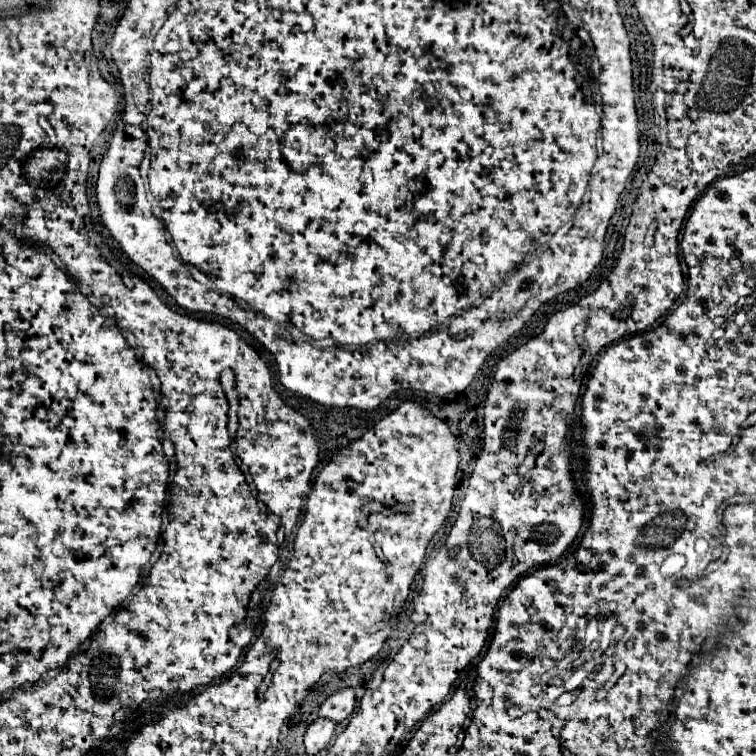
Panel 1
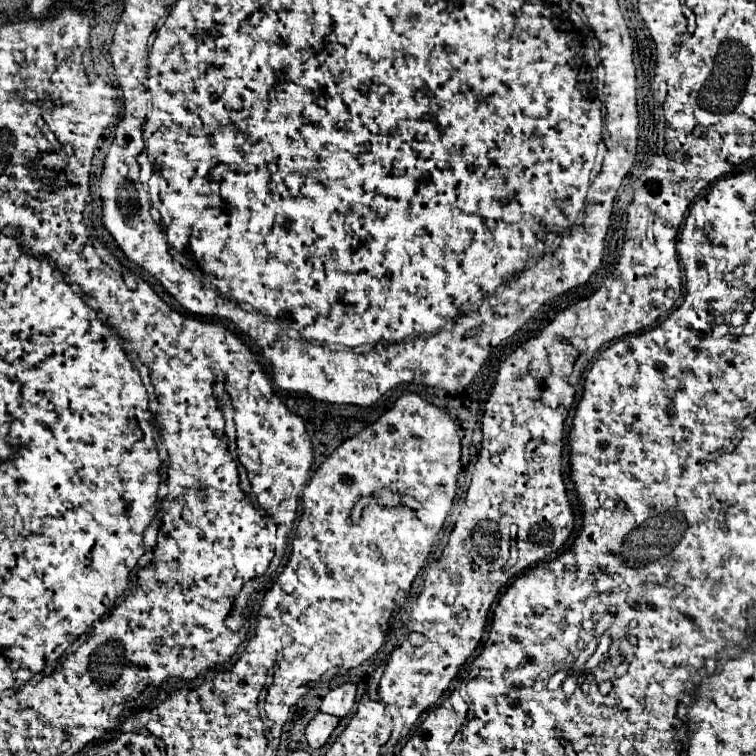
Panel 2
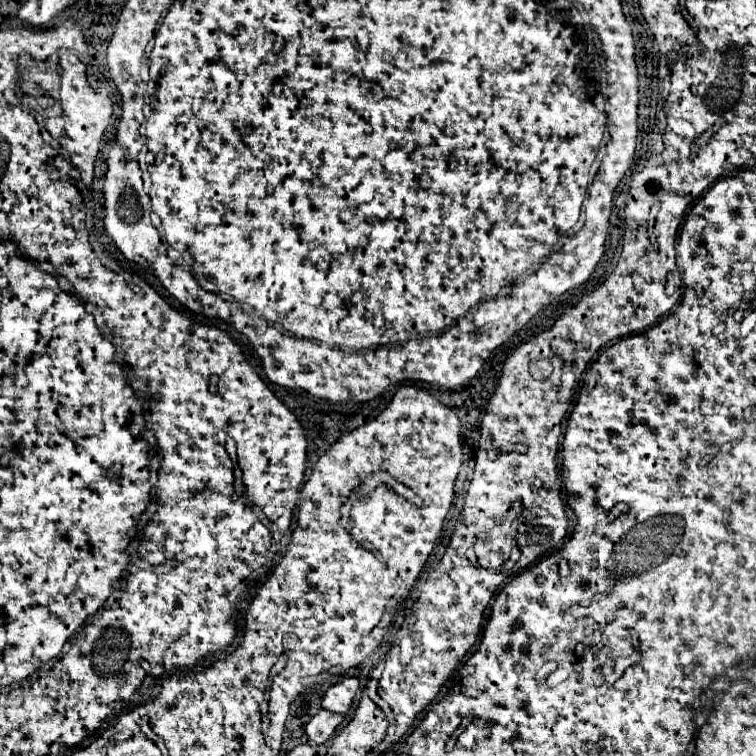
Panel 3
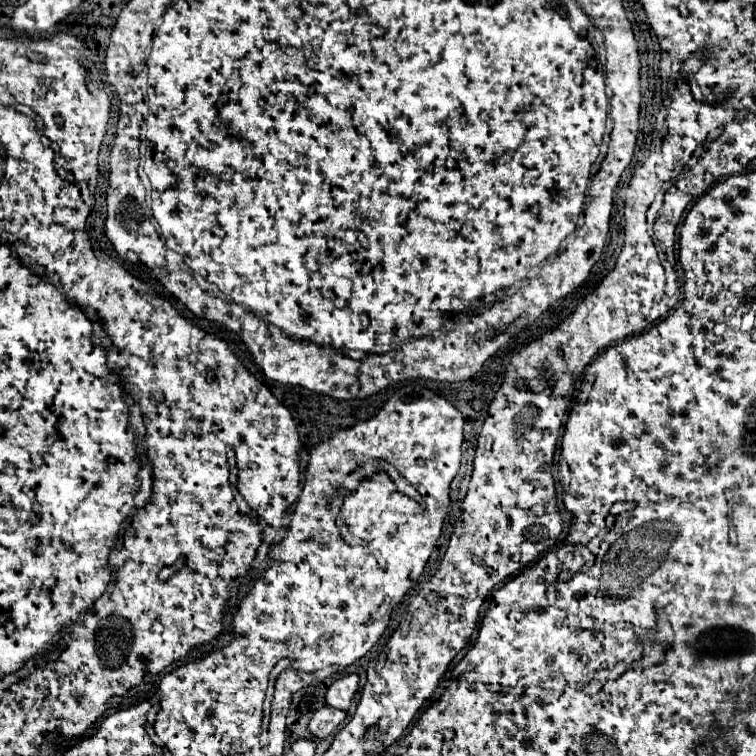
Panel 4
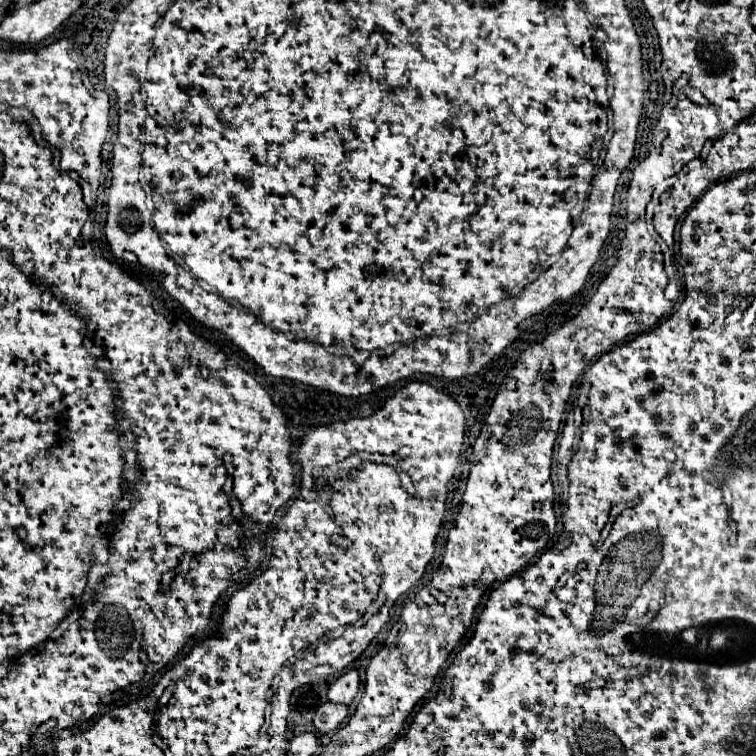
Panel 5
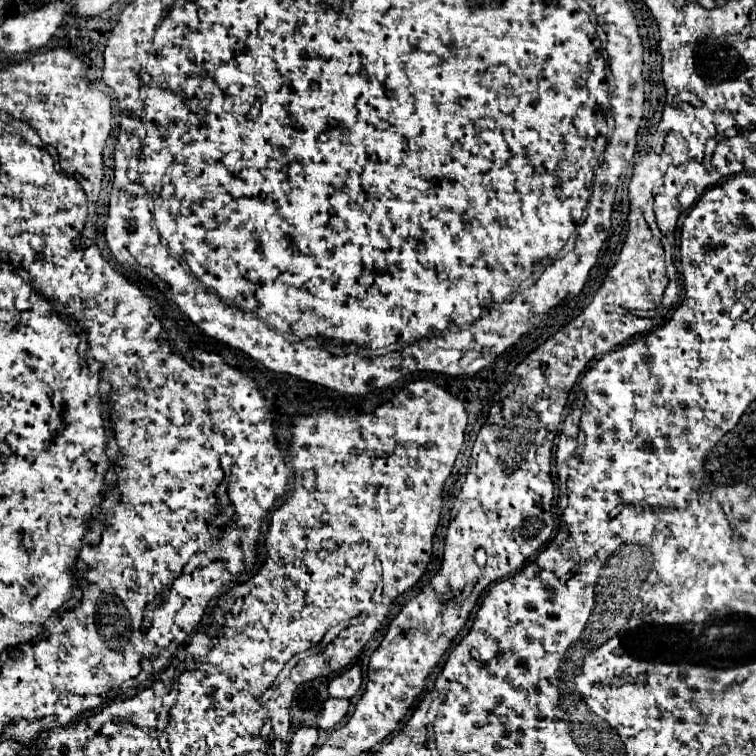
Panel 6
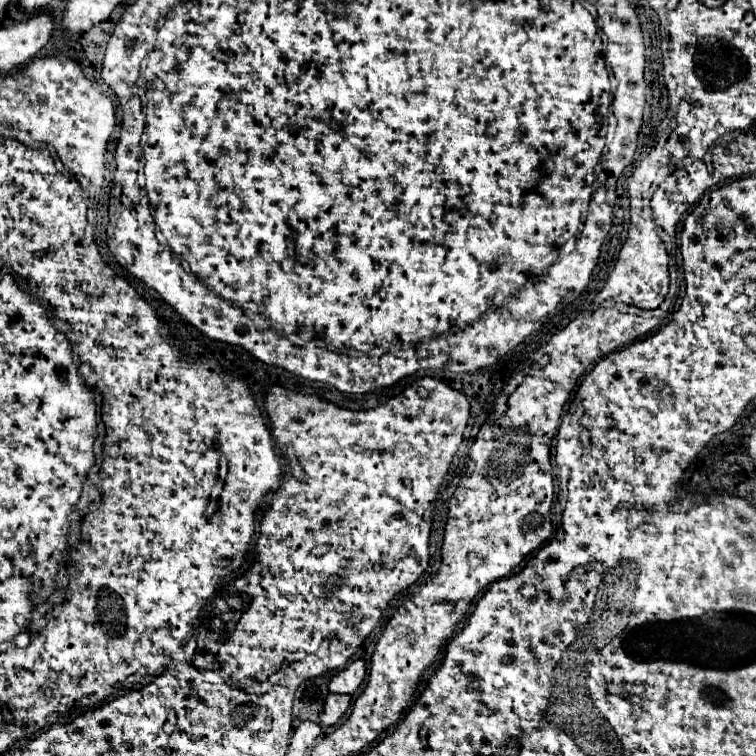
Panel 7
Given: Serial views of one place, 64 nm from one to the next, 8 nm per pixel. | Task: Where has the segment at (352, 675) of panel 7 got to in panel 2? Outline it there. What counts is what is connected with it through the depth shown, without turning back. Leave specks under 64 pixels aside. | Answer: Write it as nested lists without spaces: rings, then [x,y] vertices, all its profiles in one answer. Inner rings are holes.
[[[346,682],[346,684],[338,686],[338,688],[332,688],[324,696],[320,712],[344,718],[346,714],[350,714],[352,706],[354,706],[354,694],[356,694],[356,684],[352,684],[352,682]]]

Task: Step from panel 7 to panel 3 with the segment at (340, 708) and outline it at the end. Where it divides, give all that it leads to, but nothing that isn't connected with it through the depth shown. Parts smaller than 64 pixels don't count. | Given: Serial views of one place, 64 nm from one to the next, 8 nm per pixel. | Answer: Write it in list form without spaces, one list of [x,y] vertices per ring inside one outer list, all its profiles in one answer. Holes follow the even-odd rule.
[[[320,710],[308,724],[306,724],[306,734],[312,744],[324,744],[336,730],[336,726],[344,720],[342,714],[330,712],[330,710]]]

